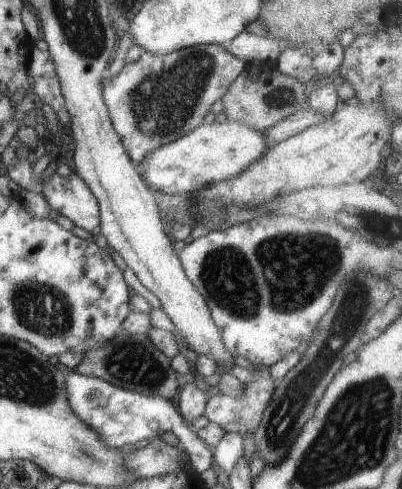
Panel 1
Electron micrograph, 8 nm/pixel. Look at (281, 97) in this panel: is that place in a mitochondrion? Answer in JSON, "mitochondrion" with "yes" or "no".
{"mitochondrion":"yes"}

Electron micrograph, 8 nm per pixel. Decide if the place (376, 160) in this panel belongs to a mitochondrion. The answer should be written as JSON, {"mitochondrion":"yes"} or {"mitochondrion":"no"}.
{"mitochondrion":"no"}

